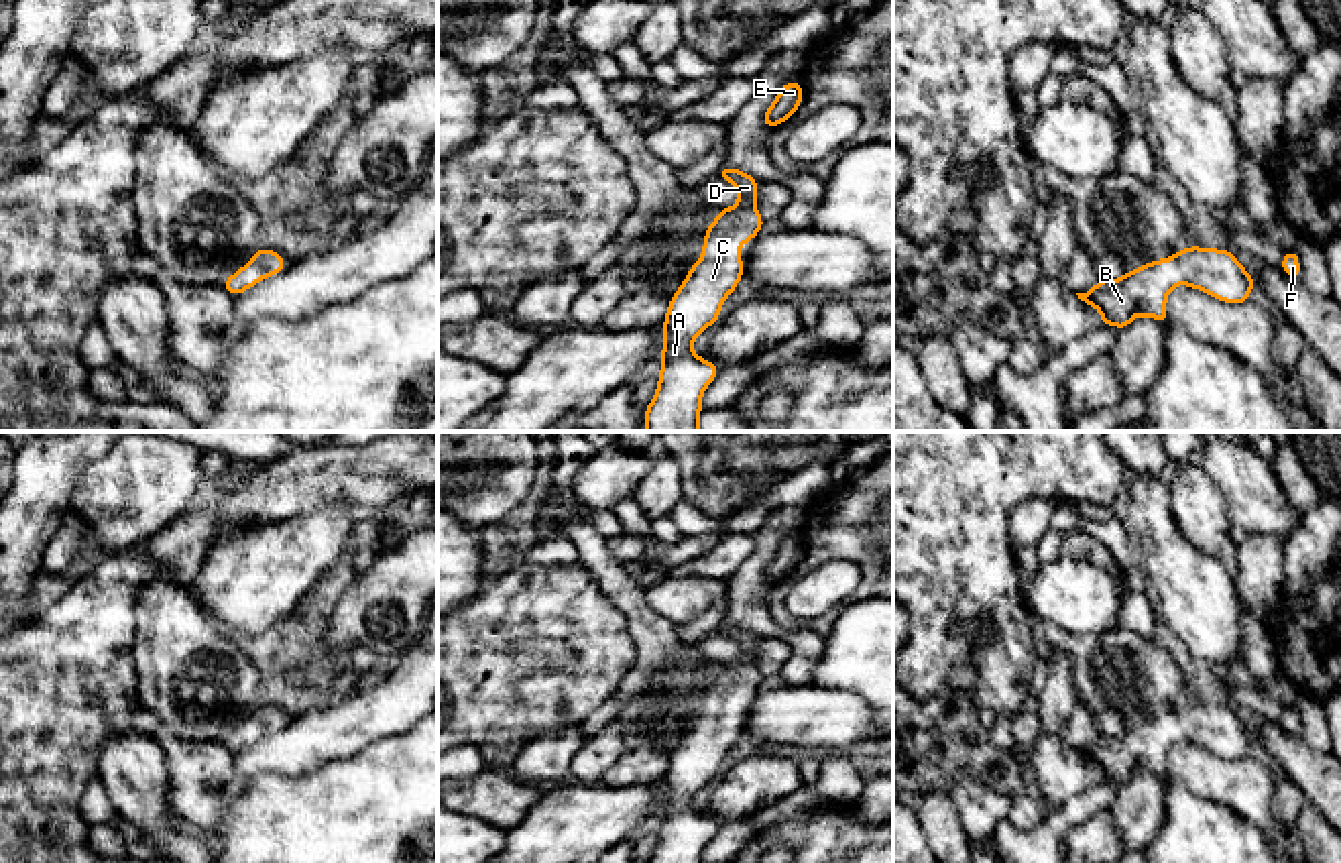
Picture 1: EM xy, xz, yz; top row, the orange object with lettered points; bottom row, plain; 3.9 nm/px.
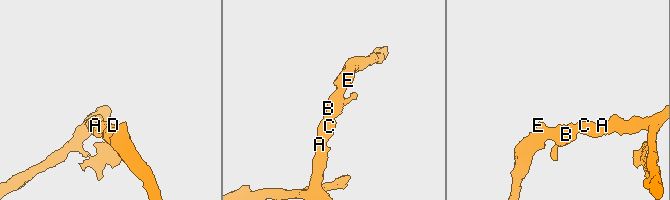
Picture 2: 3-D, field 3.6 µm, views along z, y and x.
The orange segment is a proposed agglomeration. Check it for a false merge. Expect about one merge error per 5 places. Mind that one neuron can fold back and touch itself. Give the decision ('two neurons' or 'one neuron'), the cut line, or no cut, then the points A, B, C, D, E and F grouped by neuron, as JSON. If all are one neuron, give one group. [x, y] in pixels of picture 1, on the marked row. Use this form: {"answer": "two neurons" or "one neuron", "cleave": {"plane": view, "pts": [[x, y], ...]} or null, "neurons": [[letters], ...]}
{"answer": "one neuron", "cleave": null, "neurons": [["A", "B", "C", "D", "E", "F"]]}

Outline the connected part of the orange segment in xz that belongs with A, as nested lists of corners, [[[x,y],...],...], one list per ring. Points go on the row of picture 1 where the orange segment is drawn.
[[[722,167],[718,177],[737,187],[737,206],[720,208],[706,228],[702,258],[694,263],[669,299],[663,320],[663,366],[653,401],[645,407],[645,432],[700,432],[702,393],[720,368],[692,352],[692,342],[716,320],[743,277],[739,246],[765,226],[757,212],[759,181]]]

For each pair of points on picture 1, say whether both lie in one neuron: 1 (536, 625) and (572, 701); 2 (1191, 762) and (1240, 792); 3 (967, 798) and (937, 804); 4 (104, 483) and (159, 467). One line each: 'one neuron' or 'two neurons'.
1: one neuron
2: one neuron
3: two neurons
4: one neuron

